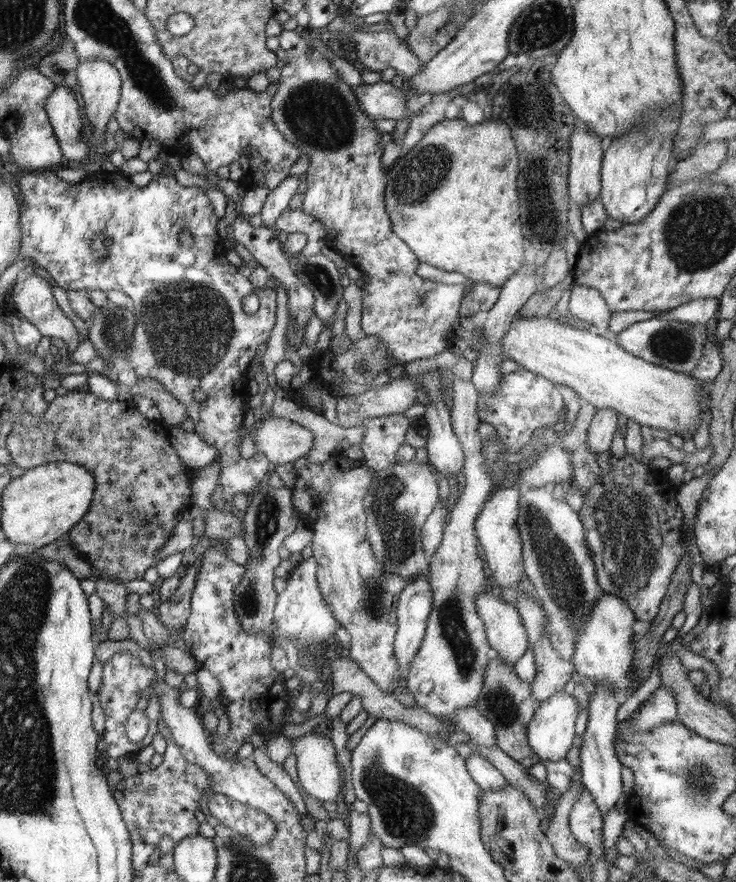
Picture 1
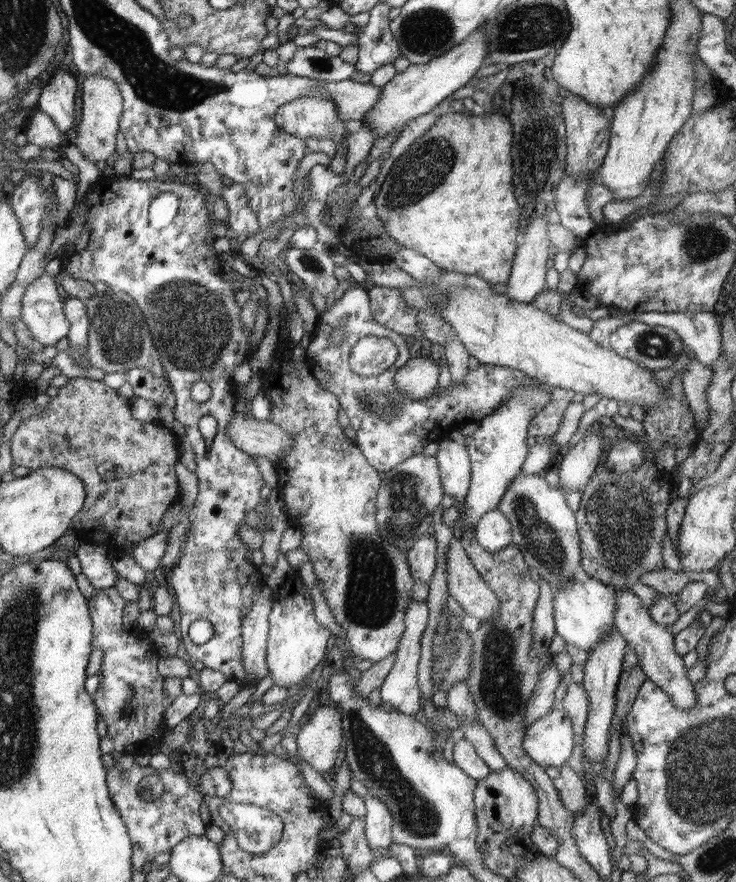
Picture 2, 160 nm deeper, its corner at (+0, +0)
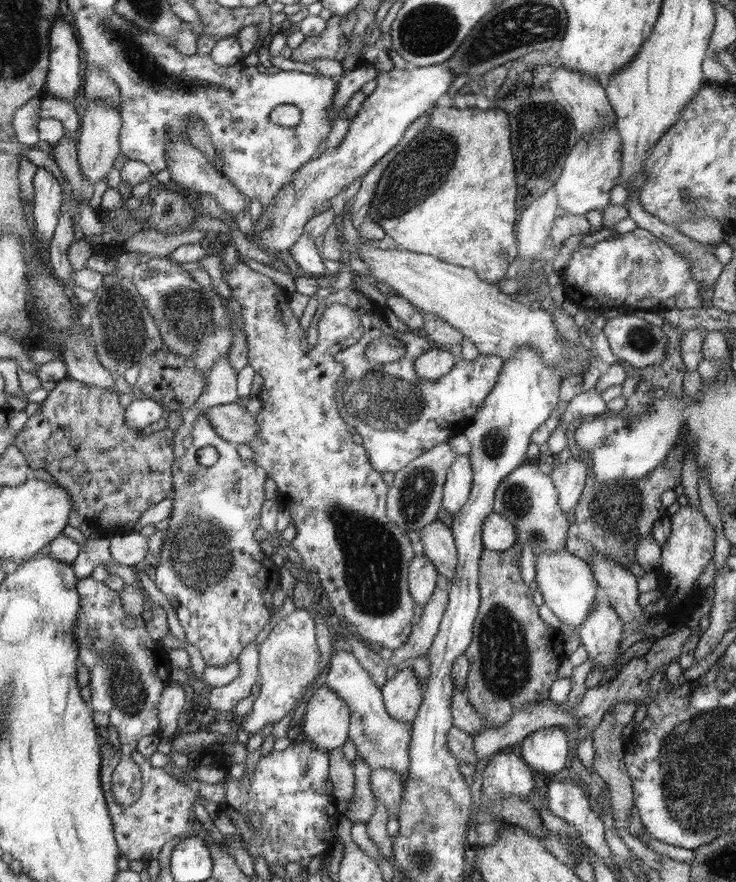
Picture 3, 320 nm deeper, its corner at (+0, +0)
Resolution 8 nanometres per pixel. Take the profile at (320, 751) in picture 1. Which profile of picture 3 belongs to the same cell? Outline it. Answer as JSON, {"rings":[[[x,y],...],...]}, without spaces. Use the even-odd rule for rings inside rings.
{"rings":[[[323,685],[313,691],[312,697],[302,708],[299,714],[302,725],[302,735],[310,738],[310,743],[314,743],[318,748],[326,749],[328,752],[340,748],[349,739],[351,726],[351,710],[347,702],[334,689],[328,685]]]}

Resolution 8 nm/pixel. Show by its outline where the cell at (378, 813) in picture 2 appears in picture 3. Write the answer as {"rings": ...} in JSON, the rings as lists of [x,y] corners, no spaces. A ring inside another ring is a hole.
{"rings":[[[381,768],[373,770],[370,775],[372,798],[377,804],[382,802],[390,816],[398,818],[400,804],[402,804],[403,785],[399,774],[394,769]]]}

